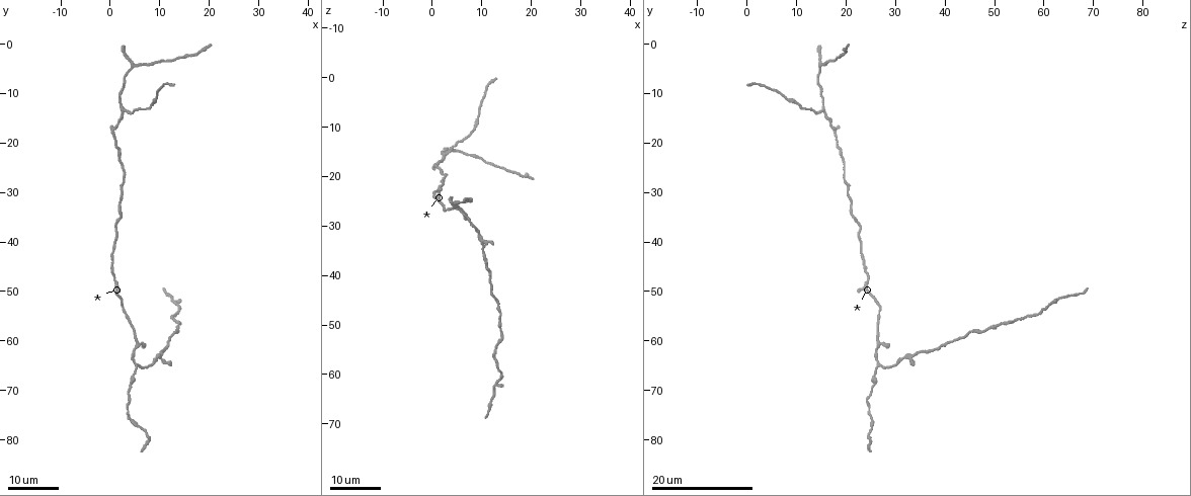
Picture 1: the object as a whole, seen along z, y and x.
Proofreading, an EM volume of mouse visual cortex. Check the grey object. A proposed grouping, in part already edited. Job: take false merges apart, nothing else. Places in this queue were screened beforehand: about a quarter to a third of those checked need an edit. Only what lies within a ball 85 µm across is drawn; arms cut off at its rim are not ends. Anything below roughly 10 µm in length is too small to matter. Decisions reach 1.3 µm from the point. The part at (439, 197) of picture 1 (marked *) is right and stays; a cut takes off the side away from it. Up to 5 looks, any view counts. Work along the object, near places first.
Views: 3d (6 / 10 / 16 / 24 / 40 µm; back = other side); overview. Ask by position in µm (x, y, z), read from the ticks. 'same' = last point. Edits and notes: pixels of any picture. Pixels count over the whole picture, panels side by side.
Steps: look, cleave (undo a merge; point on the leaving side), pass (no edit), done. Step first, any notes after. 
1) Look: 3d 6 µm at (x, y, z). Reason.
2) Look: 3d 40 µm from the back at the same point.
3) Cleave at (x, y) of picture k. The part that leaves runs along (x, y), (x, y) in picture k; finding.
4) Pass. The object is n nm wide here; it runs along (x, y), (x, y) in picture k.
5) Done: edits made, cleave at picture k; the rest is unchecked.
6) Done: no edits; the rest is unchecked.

Look: 3d 16 µm at (5.5, 65.5, 27.0). Three-way junction.

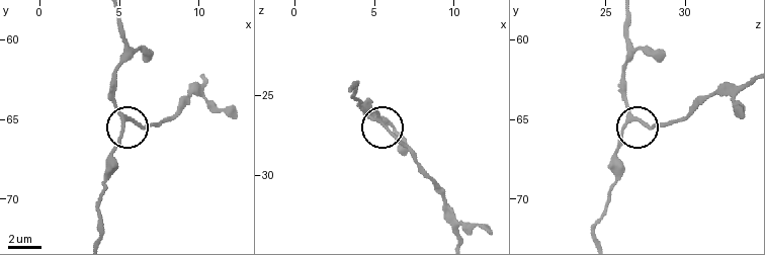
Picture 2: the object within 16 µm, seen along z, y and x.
Look: 3d 10 µm at (5.5, 64.9, 26.7). Zoom in.

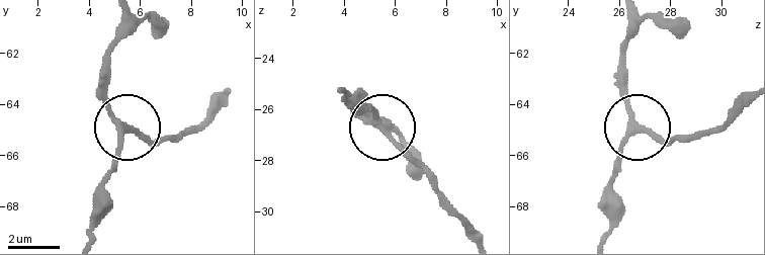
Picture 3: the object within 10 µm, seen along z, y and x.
Pass. 3 arms meet here; continuous, no second neuron.

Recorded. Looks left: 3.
Look: 3d 24 µm at (9.5, 11.5, 8.5). Sudden change in width.

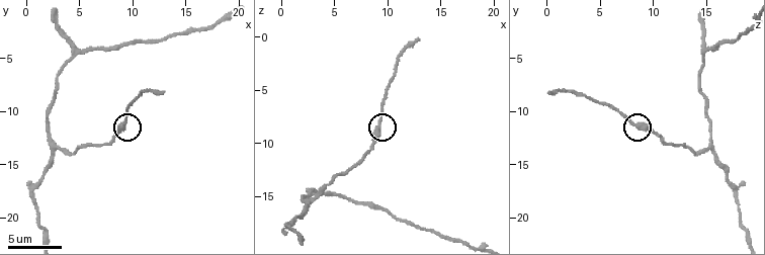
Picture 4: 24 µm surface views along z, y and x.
Look: 3d 6 µm at (9.0, 11.4, 8.4).

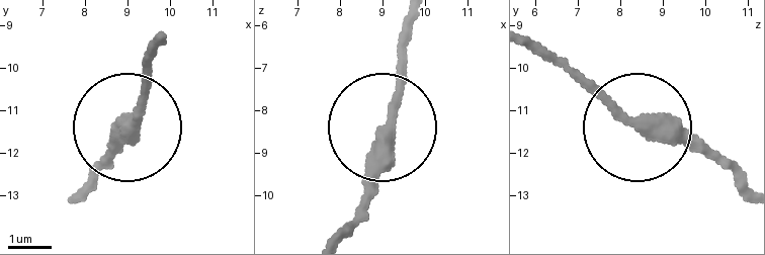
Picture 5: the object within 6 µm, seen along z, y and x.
Pass. It runs along (748, 186), (640, 133), (567, 60) in picture 5; one neuron here.

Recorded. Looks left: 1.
Done: no edits; the rest is unchecked.

